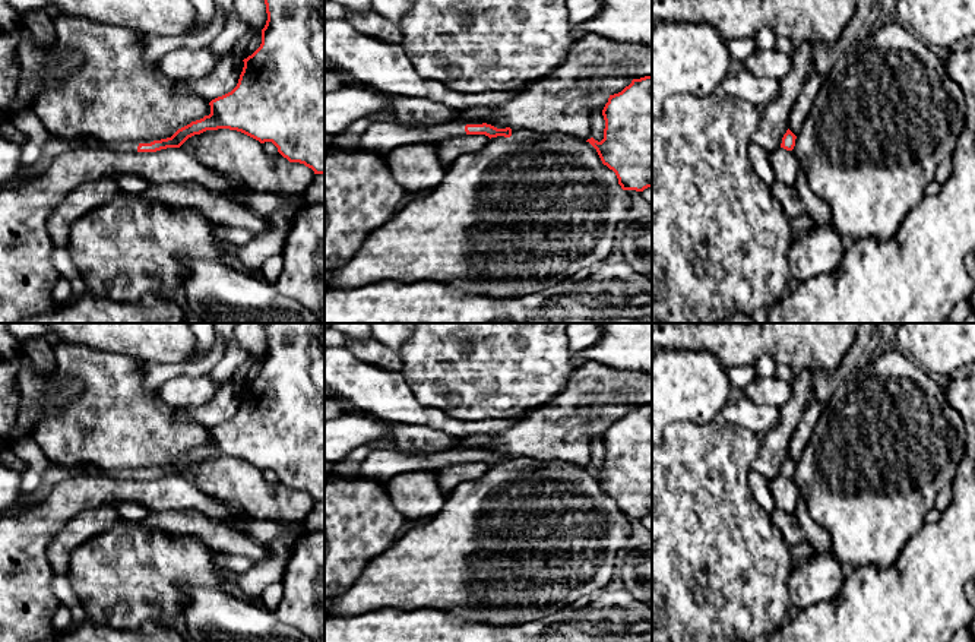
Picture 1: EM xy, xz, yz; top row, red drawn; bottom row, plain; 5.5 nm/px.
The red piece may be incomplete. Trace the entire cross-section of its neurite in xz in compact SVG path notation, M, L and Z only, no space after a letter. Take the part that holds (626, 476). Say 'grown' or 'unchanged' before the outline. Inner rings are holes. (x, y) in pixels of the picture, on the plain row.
unchanged | M652 404L633 407L621 420L610 423L602 437L604 467L588 467L604 493L612 497L623 518L643 519L652 515Z

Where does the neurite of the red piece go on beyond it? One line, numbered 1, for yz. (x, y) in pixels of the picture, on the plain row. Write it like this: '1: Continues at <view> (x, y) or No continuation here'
1: No continuation here

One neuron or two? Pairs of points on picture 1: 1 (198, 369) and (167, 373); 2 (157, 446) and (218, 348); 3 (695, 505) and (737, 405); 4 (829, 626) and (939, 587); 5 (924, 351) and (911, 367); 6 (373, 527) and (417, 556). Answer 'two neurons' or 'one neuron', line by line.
1: one neuron
2: two neurons
3: two neurons
4: one neuron
5: two neurons
6: two neurons

